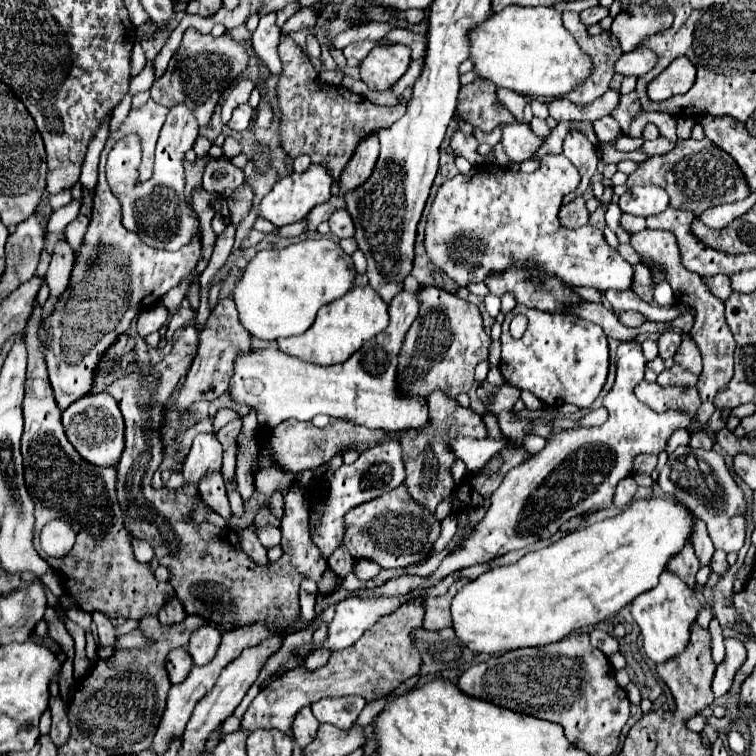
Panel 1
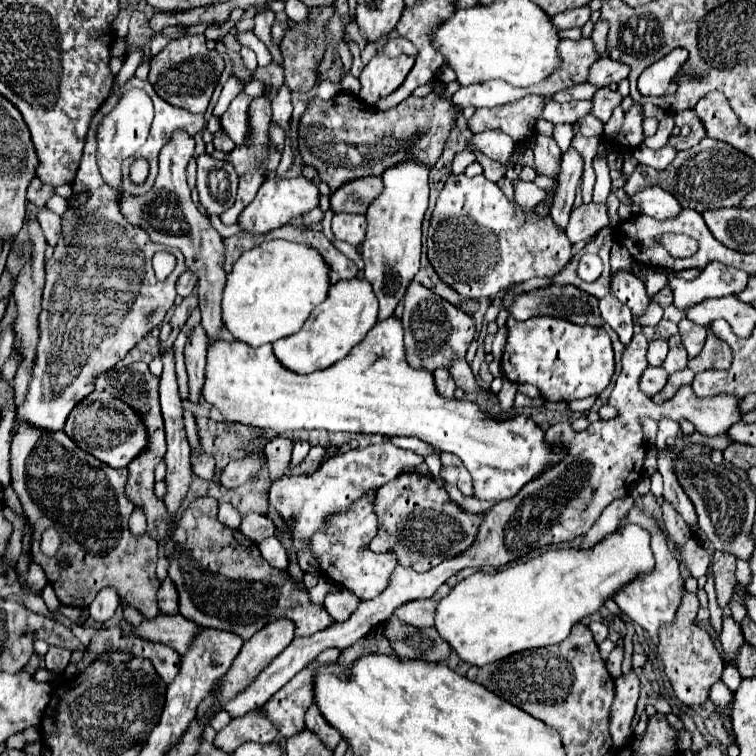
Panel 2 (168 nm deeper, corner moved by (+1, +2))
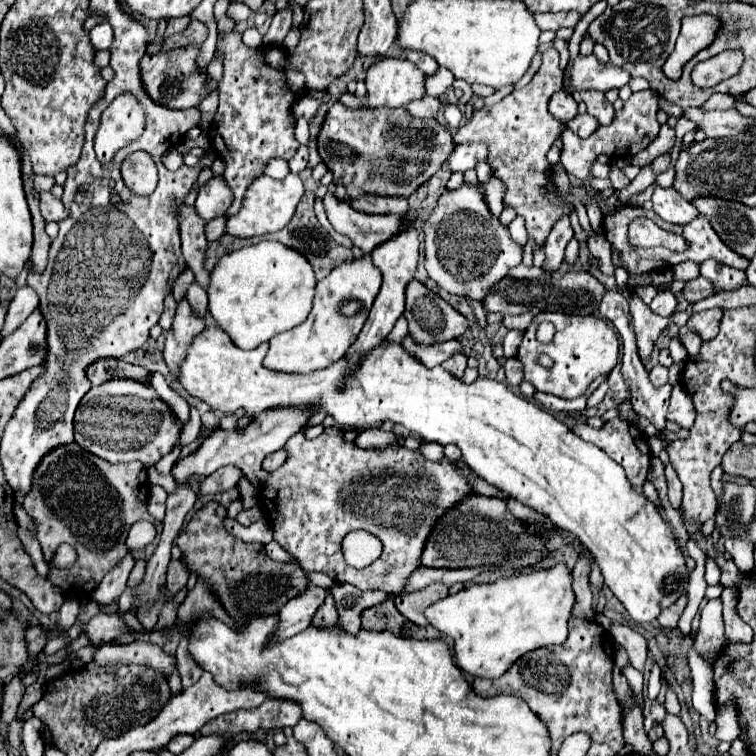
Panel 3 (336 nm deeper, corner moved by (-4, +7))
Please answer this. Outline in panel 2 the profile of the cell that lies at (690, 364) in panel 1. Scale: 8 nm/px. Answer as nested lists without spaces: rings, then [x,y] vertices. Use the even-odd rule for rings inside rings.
[[[683,318],[679,322],[679,334],[683,338],[683,344],[685,344],[687,352],[689,352],[689,358],[695,358],[701,352],[703,344],[705,344],[707,328],[699,326],[699,324],[695,324],[695,322],[687,320],[687,318]]]

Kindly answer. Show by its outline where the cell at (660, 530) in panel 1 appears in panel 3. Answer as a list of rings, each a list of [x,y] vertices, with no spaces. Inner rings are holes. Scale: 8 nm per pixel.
[[[556,563],[550,569],[504,577],[496,583],[474,583],[430,605],[426,617],[430,625],[448,637],[454,637],[458,625],[466,619],[466,629],[454,641],[456,663],[460,669],[476,677],[496,679],[524,653],[566,641],[574,603],[572,571],[566,563]]]

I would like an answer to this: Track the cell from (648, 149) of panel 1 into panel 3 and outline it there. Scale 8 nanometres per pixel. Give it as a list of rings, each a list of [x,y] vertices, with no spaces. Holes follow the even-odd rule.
[[[702,107],[690,109],[684,115],[696,123],[698,129],[706,133],[706,137],[736,137],[738,133],[746,131],[748,125],[754,123],[754,119],[742,117],[738,111],[706,111]]]

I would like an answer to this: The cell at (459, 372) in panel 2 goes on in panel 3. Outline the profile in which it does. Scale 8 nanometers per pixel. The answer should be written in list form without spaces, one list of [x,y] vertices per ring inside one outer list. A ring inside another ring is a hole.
[[[406,335],[404,341],[402,341],[402,345],[404,345],[404,349],[406,349],[408,353],[412,353],[414,357],[418,357],[418,361],[424,363],[426,367],[442,365],[442,363],[444,363],[446,359],[450,359],[452,355],[464,353],[462,343],[456,341],[456,339],[452,339],[452,341],[448,341],[448,343],[434,345],[434,347],[420,347],[420,345],[416,345],[416,343],[412,341],[410,335]]]

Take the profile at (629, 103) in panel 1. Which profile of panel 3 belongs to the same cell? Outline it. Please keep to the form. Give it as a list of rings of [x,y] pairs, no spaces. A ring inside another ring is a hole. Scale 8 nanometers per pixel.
[[[576,91],[572,95],[576,101],[586,103],[588,113],[594,115],[600,121],[600,125],[608,125],[614,119],[614,107],[602,91]]]

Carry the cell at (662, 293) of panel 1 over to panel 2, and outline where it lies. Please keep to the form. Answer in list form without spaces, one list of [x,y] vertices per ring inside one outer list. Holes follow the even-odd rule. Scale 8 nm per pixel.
[[[649,268],[647,270],[647,280],[645,280],[647,296],[655,296],[665,286],[667,286],[667,274],[665,274],[665,270],[661,270],[661,268]]]

